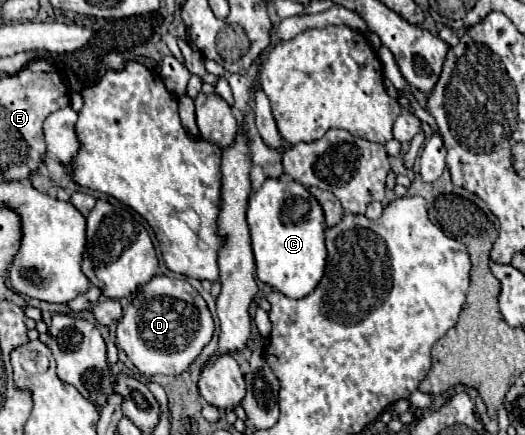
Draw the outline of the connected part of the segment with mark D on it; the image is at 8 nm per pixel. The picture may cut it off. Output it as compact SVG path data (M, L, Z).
M154 275L132 299L130 307L126 309L122 321L118 323L116 339L118 345L124 349L124 353L130 357L130 361L138 367L138 371L144 377L162 373L162 375L180 375L190 367L190 363L200 355L202 347L212 339L214 333L214 321L206 307L206 301L200 297L200 293L186 281L178 277L166 277L166 275Z

